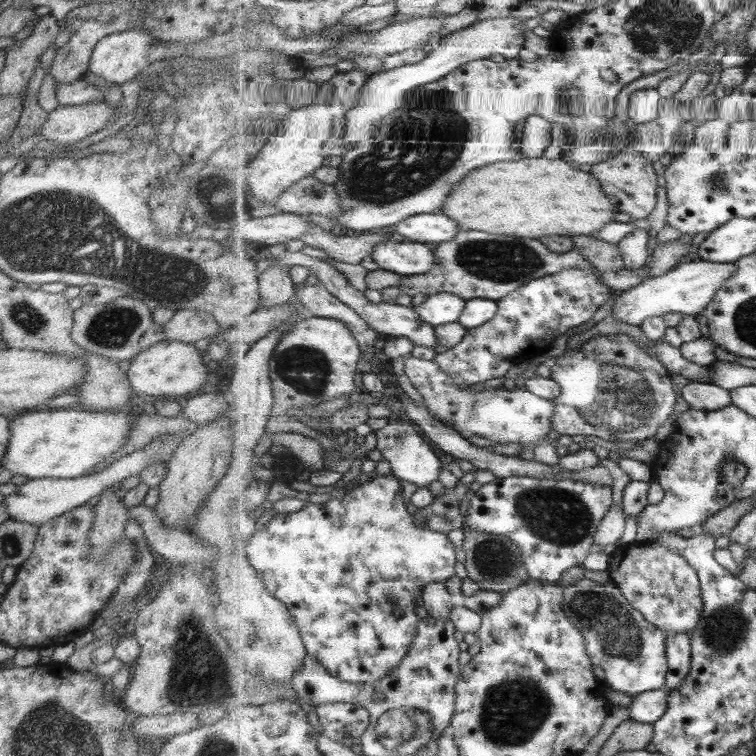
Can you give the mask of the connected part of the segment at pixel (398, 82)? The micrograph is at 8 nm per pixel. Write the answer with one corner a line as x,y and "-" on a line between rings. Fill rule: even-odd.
515,16
473,23
441,38
434,44
434,49
428,53
423,62
371,75
367,85
363,87
359,104
348,113
347,152
353,150
358,142
374,137
378,120
388,114
395,113
399,107
407,104
408,95
415,88
442,80
454,70
458,70
461,66
475,60
490,59
491,56
495,55
501,55
505,60
519,58
519,52
523,50
525,42
527,42
523,27
525,27
525,20
515,18

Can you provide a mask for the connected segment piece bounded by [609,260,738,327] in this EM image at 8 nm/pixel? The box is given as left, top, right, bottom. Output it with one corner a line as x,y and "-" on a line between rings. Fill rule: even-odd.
689,261
677,265
664,275
657,278
646,278
641,284
624,291
613,302
613,318
633,326
641,326
646,318
664,316
669,313
679,313
686,316
703,314
718,295
719,289
729,280
738,266
734,263
717,263
709,261

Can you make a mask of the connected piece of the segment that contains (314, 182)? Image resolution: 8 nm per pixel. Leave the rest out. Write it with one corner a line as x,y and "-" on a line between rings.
314,175
290,186
275,205
291,214
320,214
333,220
342,215
341,201
334,185
323,184

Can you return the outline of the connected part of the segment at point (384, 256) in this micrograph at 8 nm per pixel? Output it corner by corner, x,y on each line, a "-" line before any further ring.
385,239
374,246
370,256
379,269
395,272
403,277
429,273
438,267
433,246
420,242
390,242

